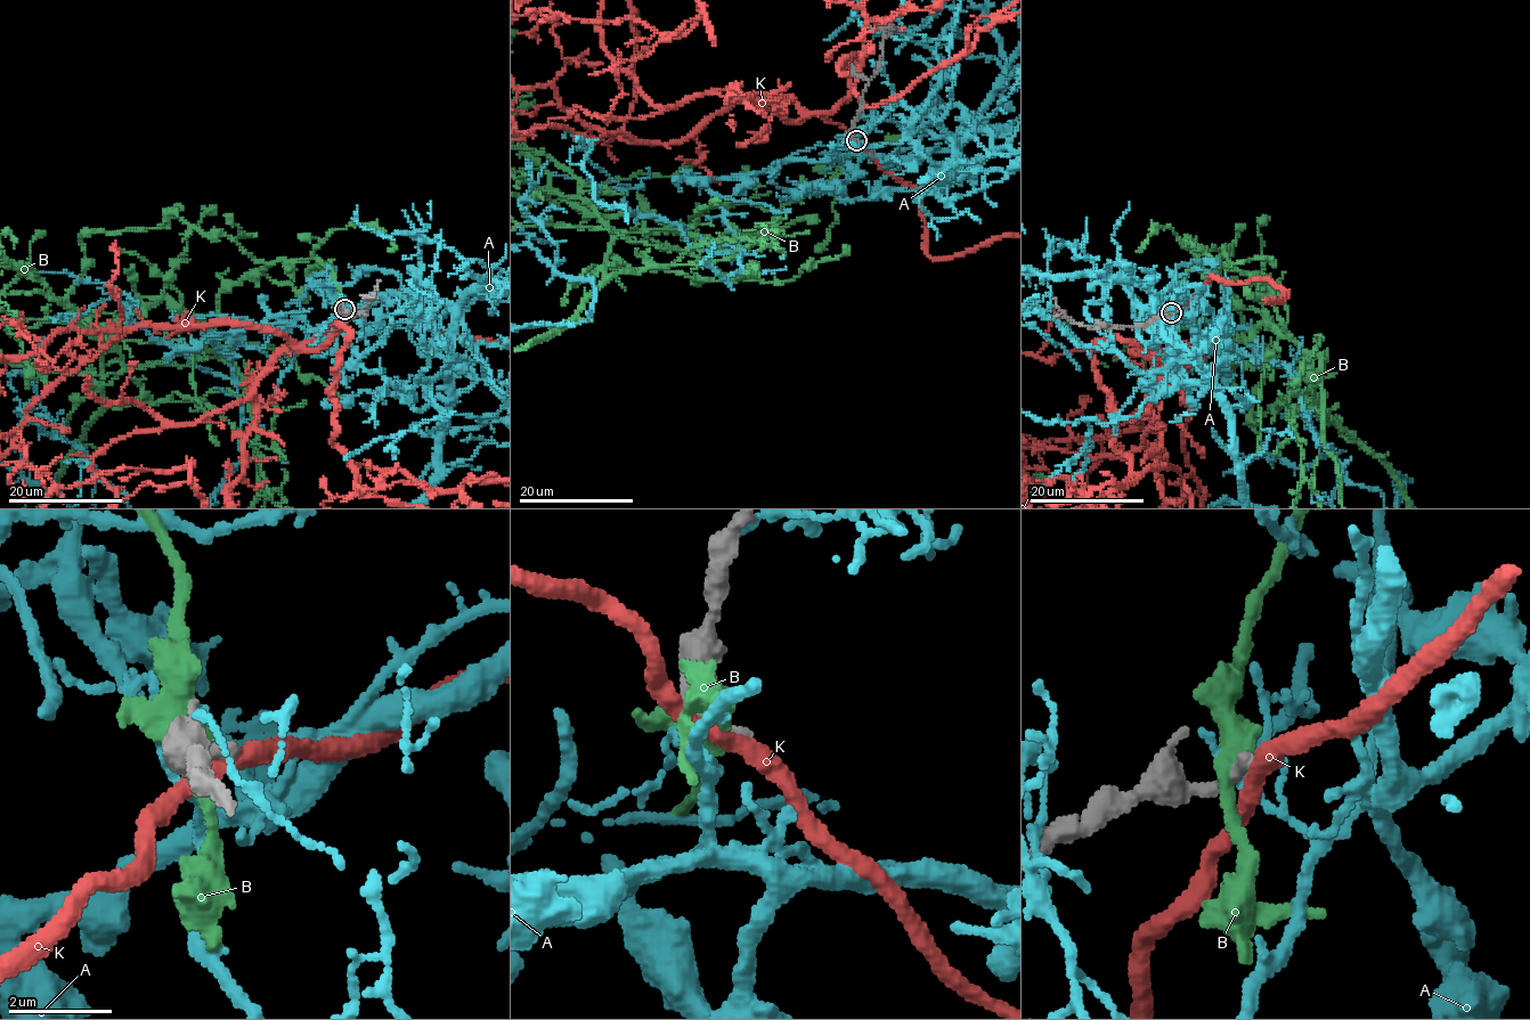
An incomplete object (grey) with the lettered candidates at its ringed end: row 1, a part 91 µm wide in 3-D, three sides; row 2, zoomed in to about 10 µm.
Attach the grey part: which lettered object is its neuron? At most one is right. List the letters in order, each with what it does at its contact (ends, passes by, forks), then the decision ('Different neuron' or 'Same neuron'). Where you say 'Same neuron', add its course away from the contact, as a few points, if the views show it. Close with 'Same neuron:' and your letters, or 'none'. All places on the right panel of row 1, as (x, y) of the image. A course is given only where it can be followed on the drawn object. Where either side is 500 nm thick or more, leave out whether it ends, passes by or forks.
A: It passes by. Different neuron
B: It passes by. Different neuron
K: It passes by. Different neuron
Same neuron: none

